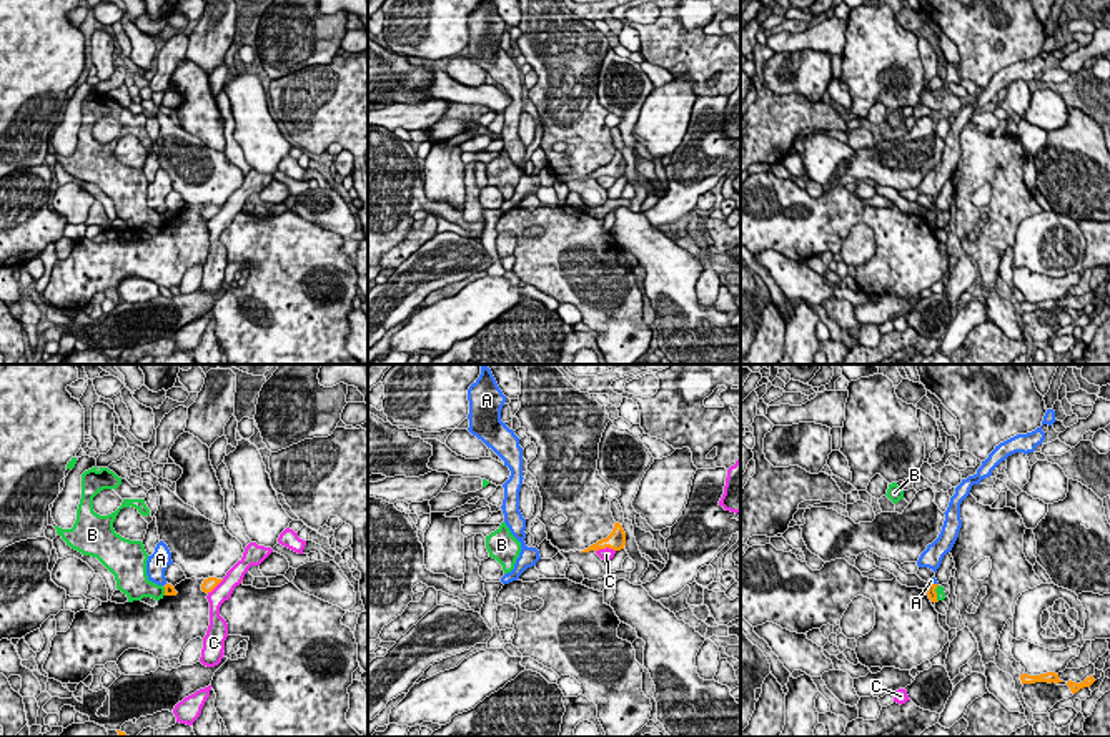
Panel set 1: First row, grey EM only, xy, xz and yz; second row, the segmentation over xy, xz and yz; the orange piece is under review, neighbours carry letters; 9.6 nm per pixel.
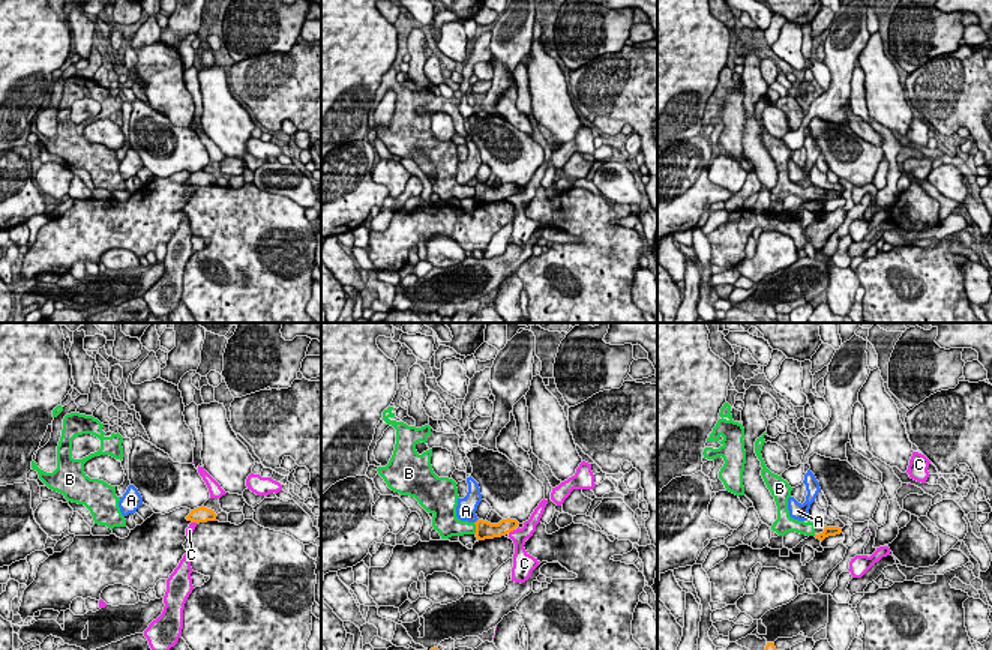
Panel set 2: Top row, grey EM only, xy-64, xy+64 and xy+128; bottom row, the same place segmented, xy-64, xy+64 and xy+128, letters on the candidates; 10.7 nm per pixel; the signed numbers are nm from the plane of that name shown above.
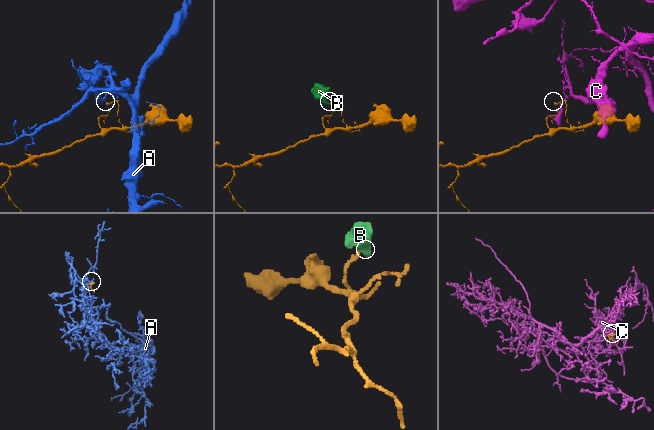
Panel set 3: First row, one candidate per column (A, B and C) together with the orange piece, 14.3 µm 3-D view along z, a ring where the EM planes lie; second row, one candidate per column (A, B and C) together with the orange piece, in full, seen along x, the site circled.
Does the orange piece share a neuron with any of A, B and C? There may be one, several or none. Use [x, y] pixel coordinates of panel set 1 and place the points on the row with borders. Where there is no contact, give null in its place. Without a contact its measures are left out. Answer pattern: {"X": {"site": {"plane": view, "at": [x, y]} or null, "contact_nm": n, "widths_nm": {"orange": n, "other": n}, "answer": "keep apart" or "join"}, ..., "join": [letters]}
{"A": {"site": {"plane": "yz", "at": [934, 584]}, "contact_nm": 100, "widths_nm": {"orange": 100, "other": 60}, "answer": "keep apart"}, "B": {"site": {"plane": "yz", "at": [936, 593]}, "contact_nm": 180, "widths_nm": {"orange": 100, "other": 90}, "answer": "keep apart"}, "C": {"site": {"plane": "xz", "at": [604, 548]}, "contact_nm": 190, "widths_nm": {"orange": 180, "other": 130}, "answer": "keep apart"}, "join": []}

